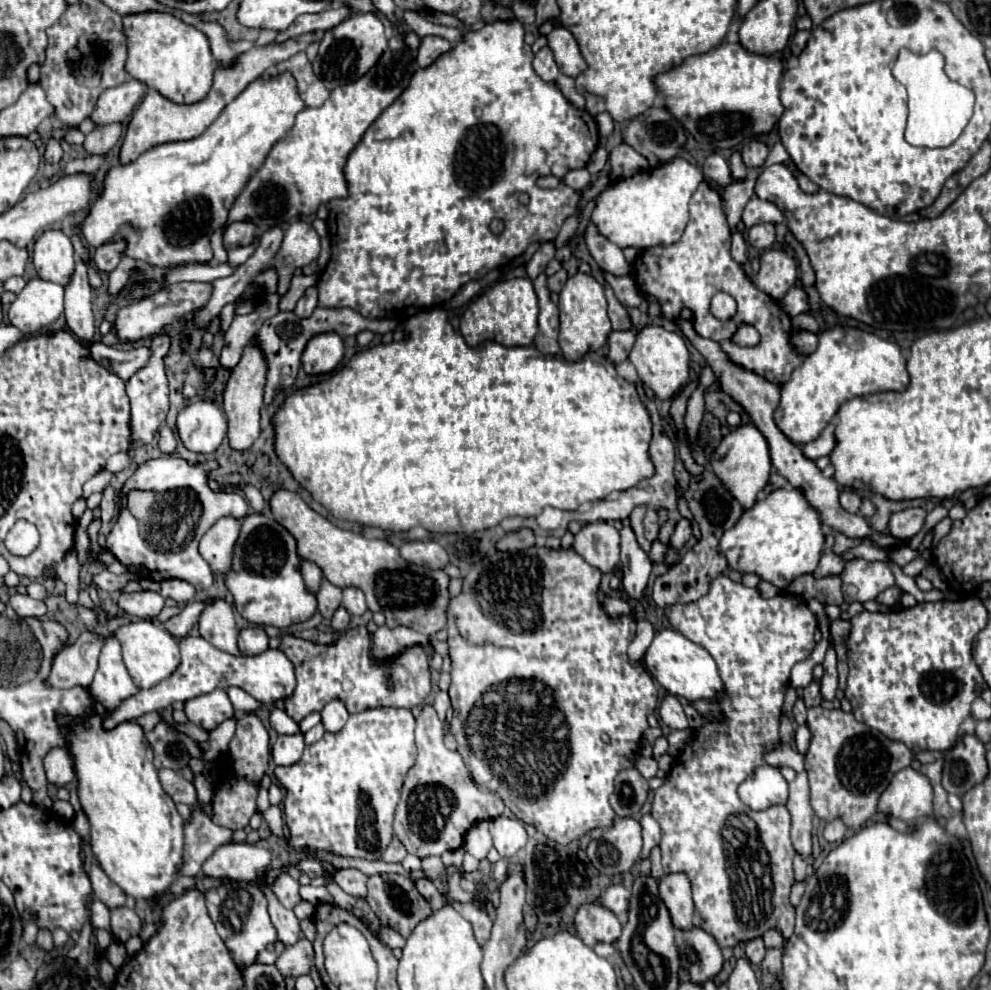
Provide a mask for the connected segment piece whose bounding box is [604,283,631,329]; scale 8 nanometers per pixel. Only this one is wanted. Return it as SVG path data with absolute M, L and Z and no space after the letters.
M607 283L604 286L607 301L609 301L609 319L613 323L613 329L629 329L631 321L629 321L629 315L625 311L625 307L617 301L613 289Z

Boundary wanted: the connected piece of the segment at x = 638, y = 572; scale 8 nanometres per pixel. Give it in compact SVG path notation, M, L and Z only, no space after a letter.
M631 527L621 529L621 583L631 601L643 597L643 591L649 583L651 567L647 553L637 545Z

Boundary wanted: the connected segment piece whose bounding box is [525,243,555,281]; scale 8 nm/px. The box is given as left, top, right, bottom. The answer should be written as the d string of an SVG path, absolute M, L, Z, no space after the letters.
M543 243L541 249L529 259L529 263L525 265L525 271L527 271L527 277L533 281L539 273L545 271L547 263L555 257L555 245L553 243Z

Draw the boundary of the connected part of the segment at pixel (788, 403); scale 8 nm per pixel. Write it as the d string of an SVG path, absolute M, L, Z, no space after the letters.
M835 327L819 335L819 347L805 357L801 367L793 371L791 381L781 387L775 423L791 443L805 445L821 435L845 401L883 391L905 391L907 385L905 359L895 343L855 327Z

